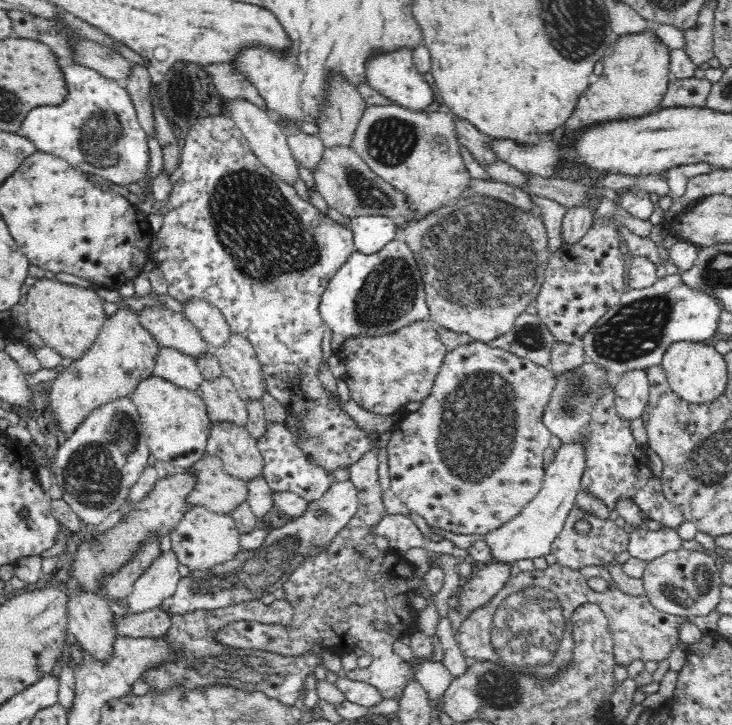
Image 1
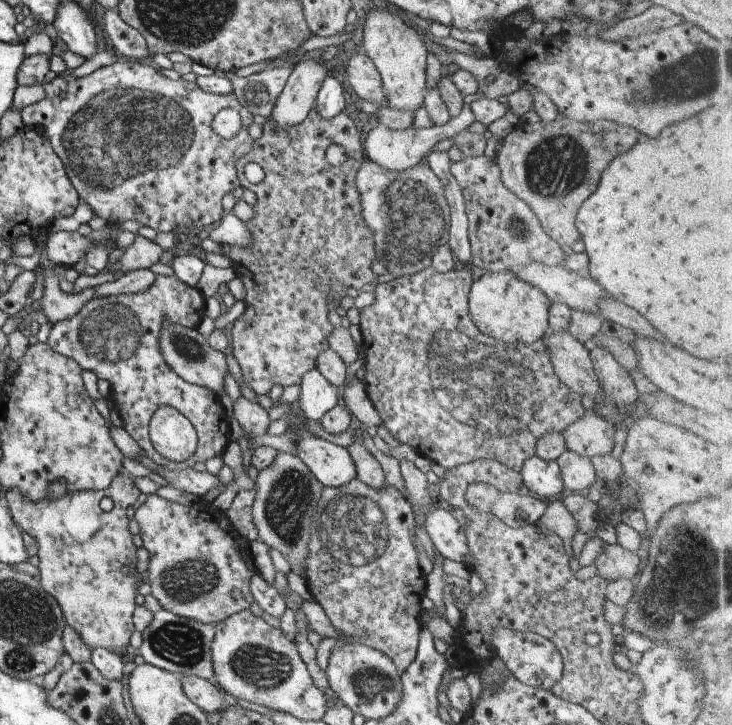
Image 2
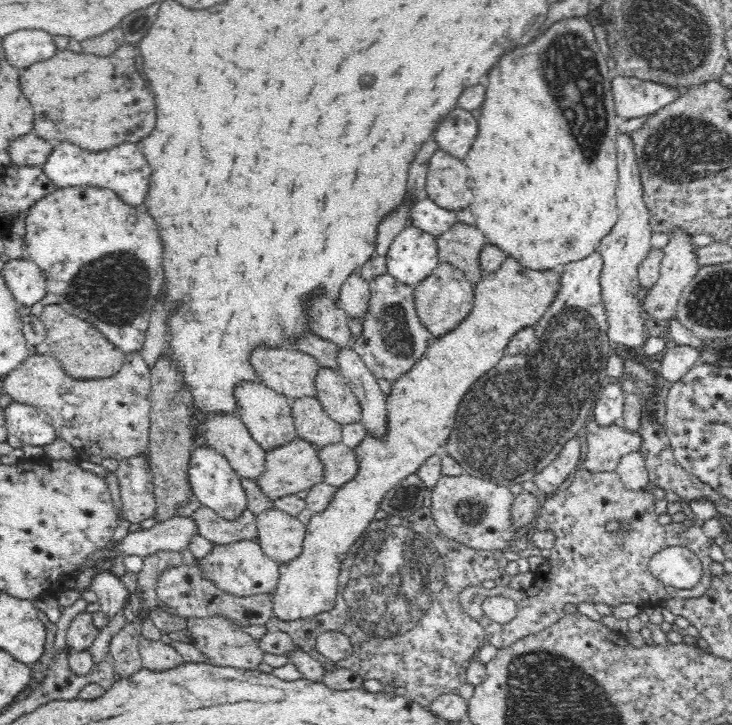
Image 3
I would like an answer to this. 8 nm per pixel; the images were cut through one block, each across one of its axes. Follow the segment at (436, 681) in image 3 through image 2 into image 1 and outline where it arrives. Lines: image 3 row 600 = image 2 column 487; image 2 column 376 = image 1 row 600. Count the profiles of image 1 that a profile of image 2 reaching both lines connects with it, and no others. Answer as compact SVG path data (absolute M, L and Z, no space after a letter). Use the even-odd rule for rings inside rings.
M372 449L367 452L349 470L349 478L358 489L359 505L356 514L344 526L329 546L313 549L304 562L292 572L288 581L284 584L285 601L292 606L292 622L290 624L274 624L273 622L260 623L254 621L233 621L232 623L214 632L214 641L220 645L233 648L233 650L260 651L286 656L287 658L298 658L312 654L314 646L319 646L324 652L340 656L343 659L348 654L353 654L356 648L362 648L366 654L372 656L372 664L366 671L360 671L352 667L347 674L348 678L358 677L362 681L374 686L380 691L383 699L394 699L398 702L402 698L404 687L414 681L415 671L408 663L405 663L394 651L394 640L396 637L390 630L396 628L400 636L414 634L418 631L418 610L412 607L412 598L418 598L424 593L436 596L444 584L444 572L441 568L430 569L424 576L417 576L412 563L403 558L402 555L393 551L380 551L375 545L374 528L388 516L382 501L382 488L378 481L378 452ZM384 622L386 628L376 630L372 624Z

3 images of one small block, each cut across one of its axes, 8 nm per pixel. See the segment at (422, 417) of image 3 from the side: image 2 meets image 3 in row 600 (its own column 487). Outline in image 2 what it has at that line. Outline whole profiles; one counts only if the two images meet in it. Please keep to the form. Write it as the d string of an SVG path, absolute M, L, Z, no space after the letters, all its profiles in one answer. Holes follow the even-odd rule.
M510 271L499 273L486 272L475 280L467 298L467 314L473 326L486 337L506 344L532 344L541 339L548 331L547 310L550 301L541 290L521 282Z

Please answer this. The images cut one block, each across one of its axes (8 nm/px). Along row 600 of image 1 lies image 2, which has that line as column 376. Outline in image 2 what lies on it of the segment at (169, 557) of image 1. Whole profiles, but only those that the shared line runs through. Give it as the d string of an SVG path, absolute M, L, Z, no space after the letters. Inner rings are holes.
M465 102L458 116L450 117L443 126L432 126L430 128L405 128L405 130L387 130L385 126L371 125L367 136L363 138L364 158L373 164L377 164L383 170L389 172L399 172L416 166L425 154L429 154L436 142L449 140L457 135L461 130L467 129L472 123L476 122L469 110L469 105Z

